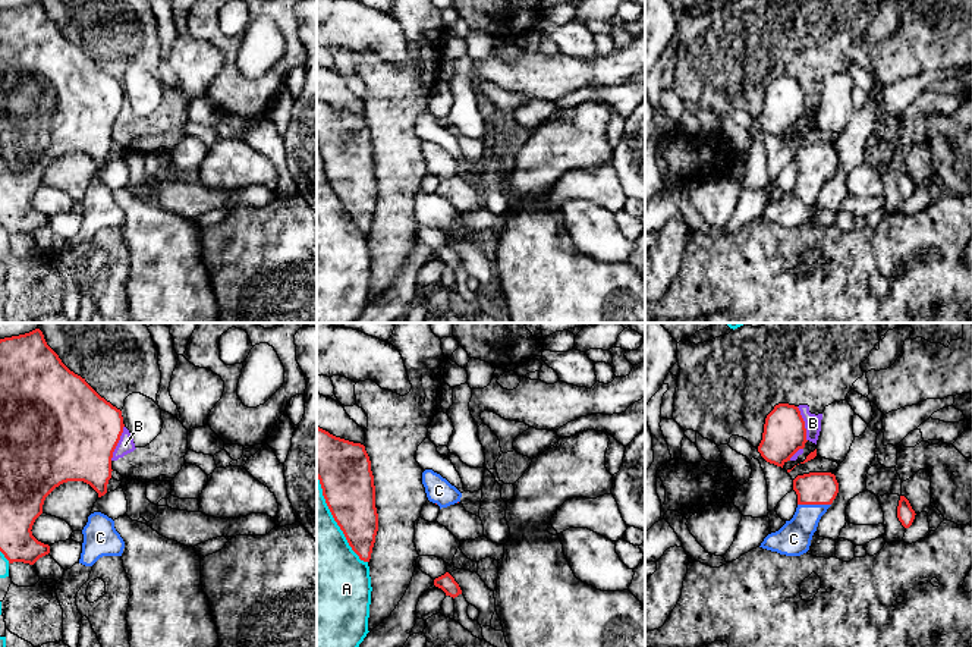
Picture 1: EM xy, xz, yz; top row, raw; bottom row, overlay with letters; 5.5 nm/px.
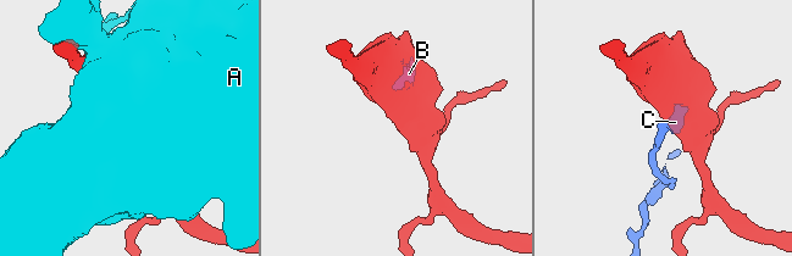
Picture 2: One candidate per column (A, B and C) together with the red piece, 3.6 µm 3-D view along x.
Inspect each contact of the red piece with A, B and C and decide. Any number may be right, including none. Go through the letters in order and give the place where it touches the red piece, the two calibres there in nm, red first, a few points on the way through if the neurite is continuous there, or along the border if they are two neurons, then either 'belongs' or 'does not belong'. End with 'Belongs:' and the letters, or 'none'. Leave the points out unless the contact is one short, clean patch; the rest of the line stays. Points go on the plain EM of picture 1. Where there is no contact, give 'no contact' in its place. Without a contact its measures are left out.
A: meets red in xz at (334, 191); 280 nm thick on the red side, 400 nm on the other; does not belong
B: meets red in xy at (118, 113); 480 nm thick on the red side, 90 nm on the other; border along xy (123, 97), (110, 131); does not belong
C: meets red in yz at (814, 175); 180 nm thick on the red side, 190 nm on the other; runs through yz (815, 159), (814, 175), (793, 210); belongs
Belongs: C

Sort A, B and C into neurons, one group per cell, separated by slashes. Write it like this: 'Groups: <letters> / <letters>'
Groups: A / B / C

